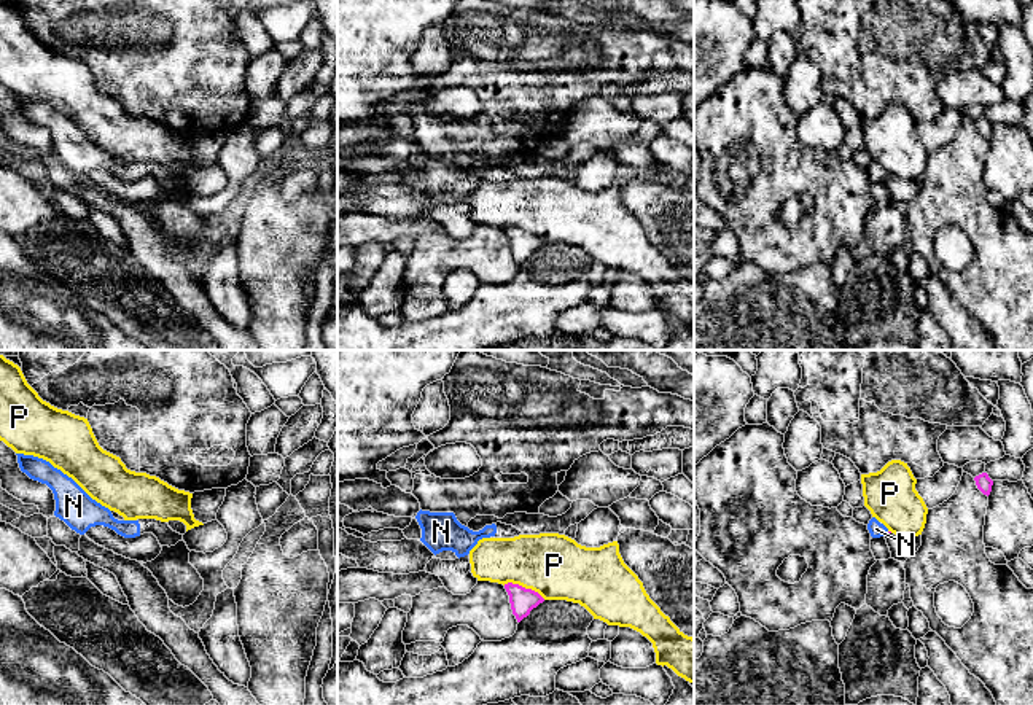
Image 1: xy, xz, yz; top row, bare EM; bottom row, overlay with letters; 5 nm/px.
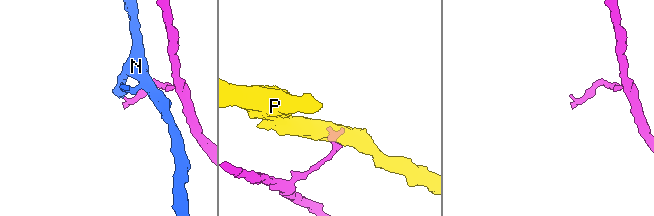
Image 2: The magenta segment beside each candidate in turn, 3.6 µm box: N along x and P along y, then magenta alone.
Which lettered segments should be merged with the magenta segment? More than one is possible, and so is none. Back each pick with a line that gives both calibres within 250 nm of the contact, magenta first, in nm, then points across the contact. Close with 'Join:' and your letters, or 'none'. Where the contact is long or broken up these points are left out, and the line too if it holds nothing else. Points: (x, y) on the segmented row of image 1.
Join: none

